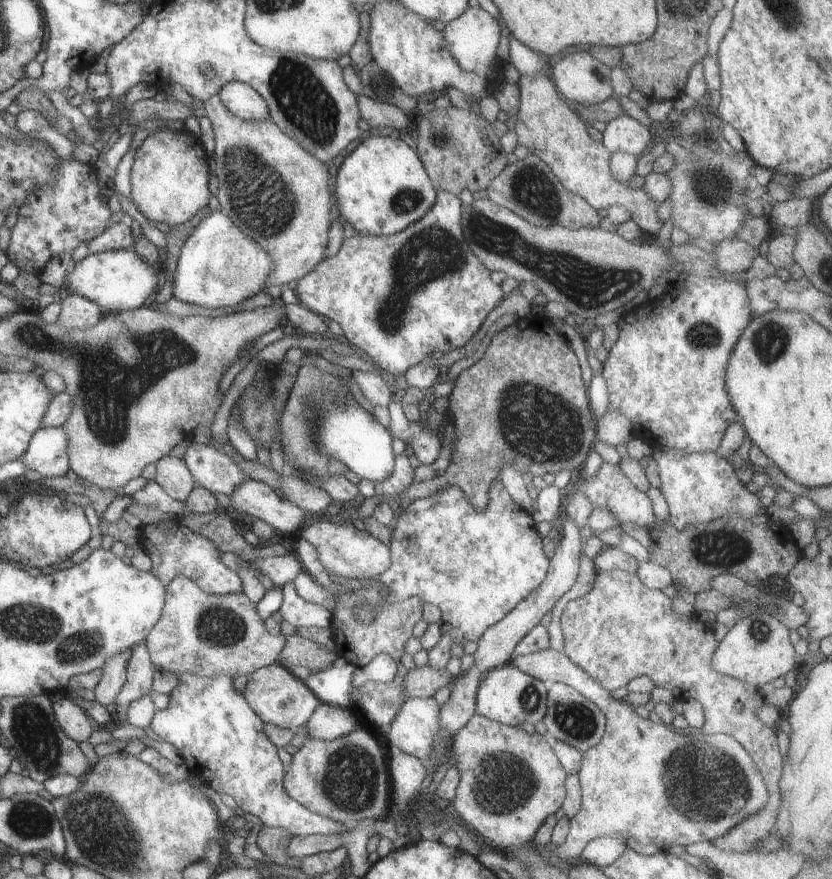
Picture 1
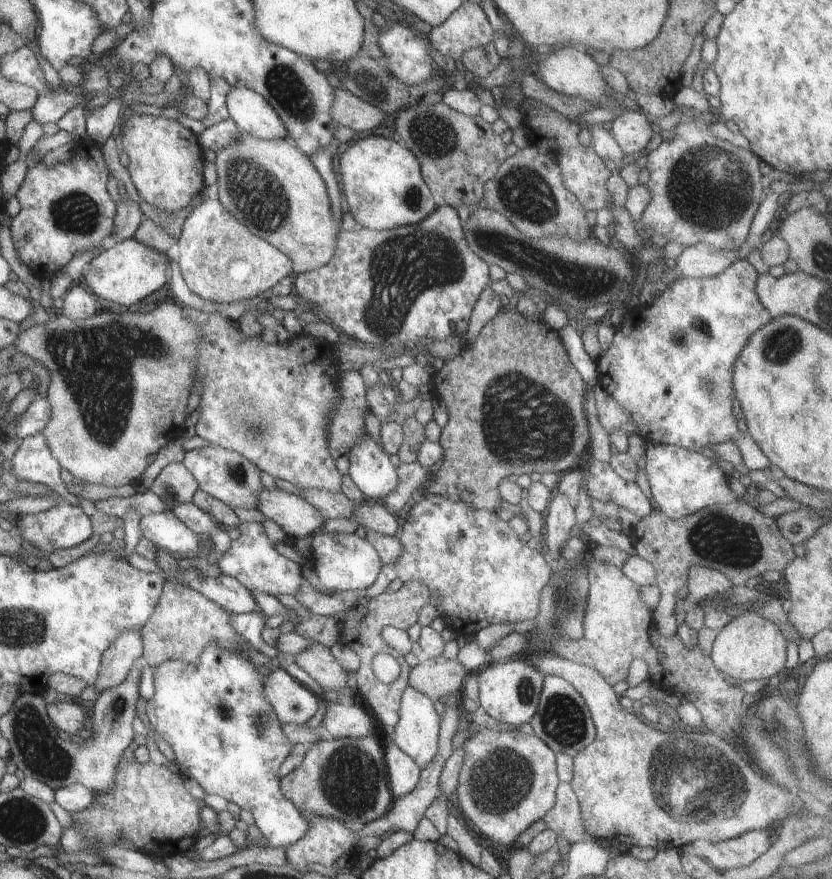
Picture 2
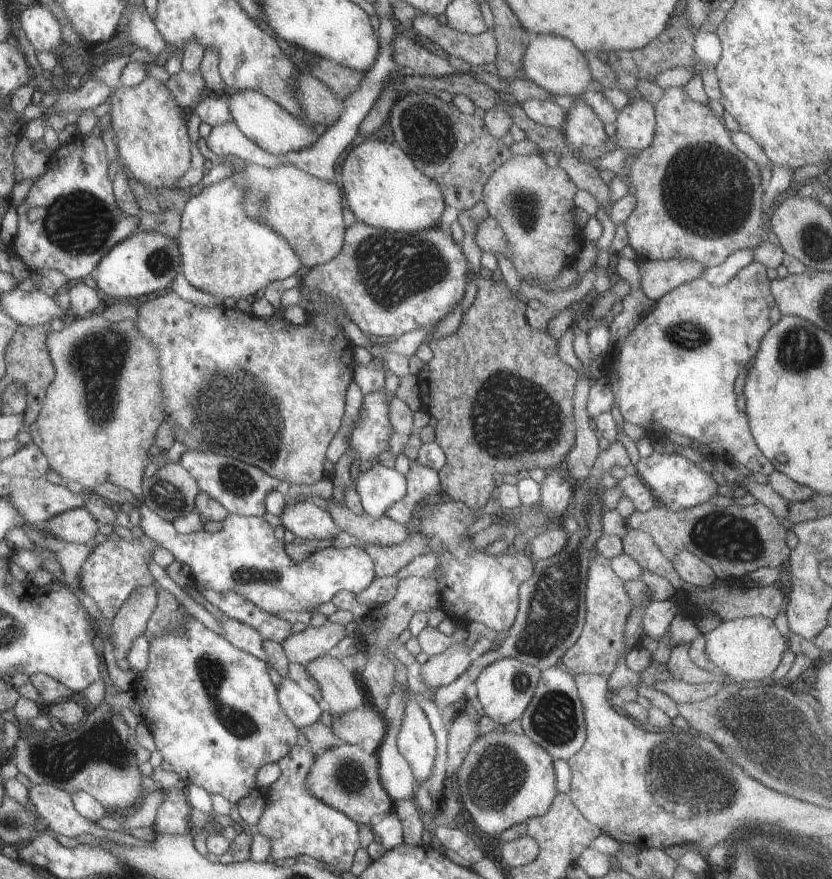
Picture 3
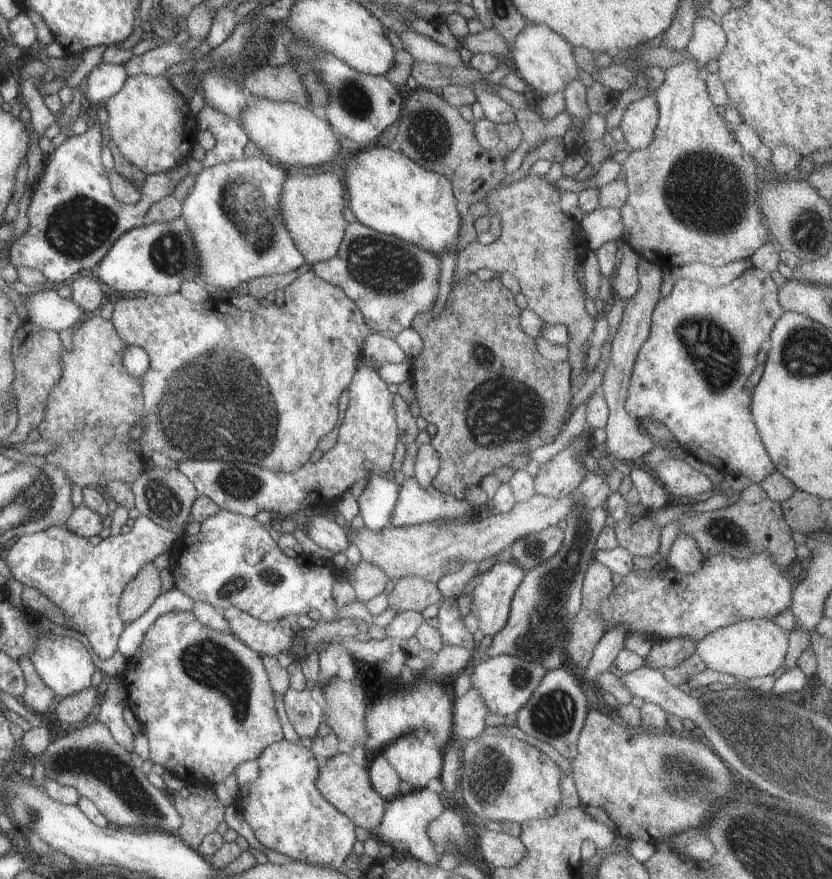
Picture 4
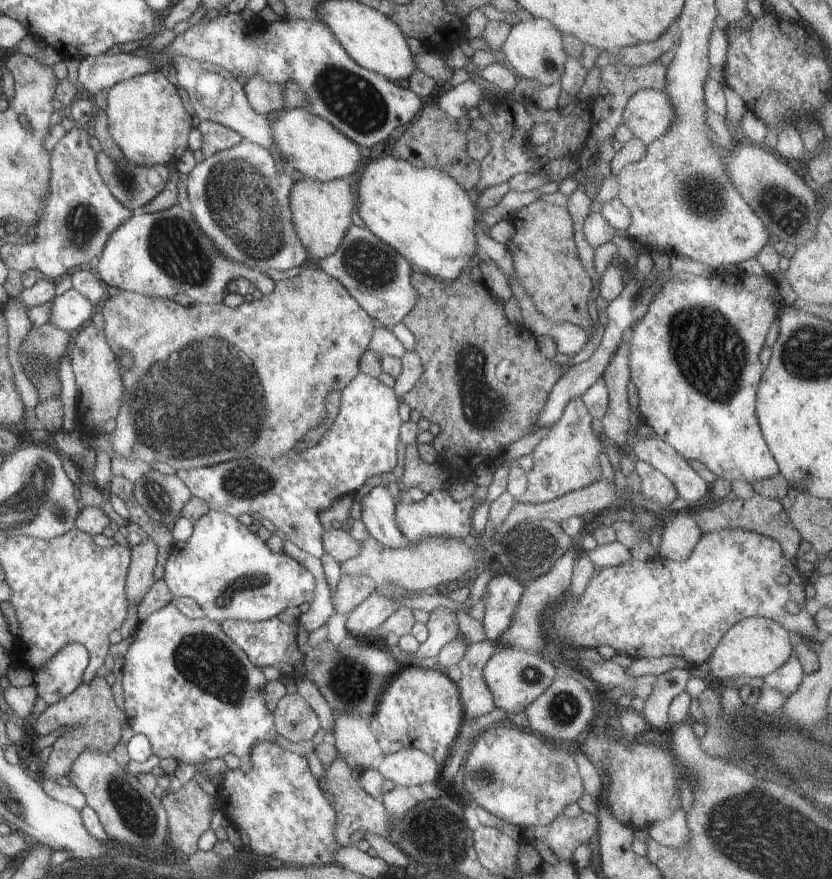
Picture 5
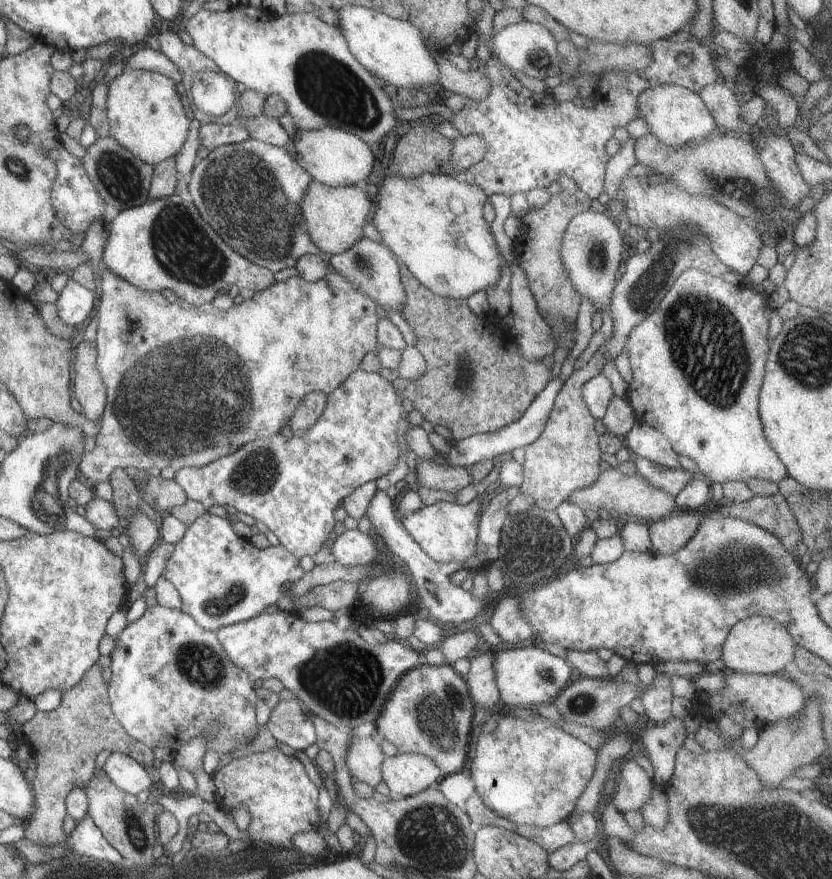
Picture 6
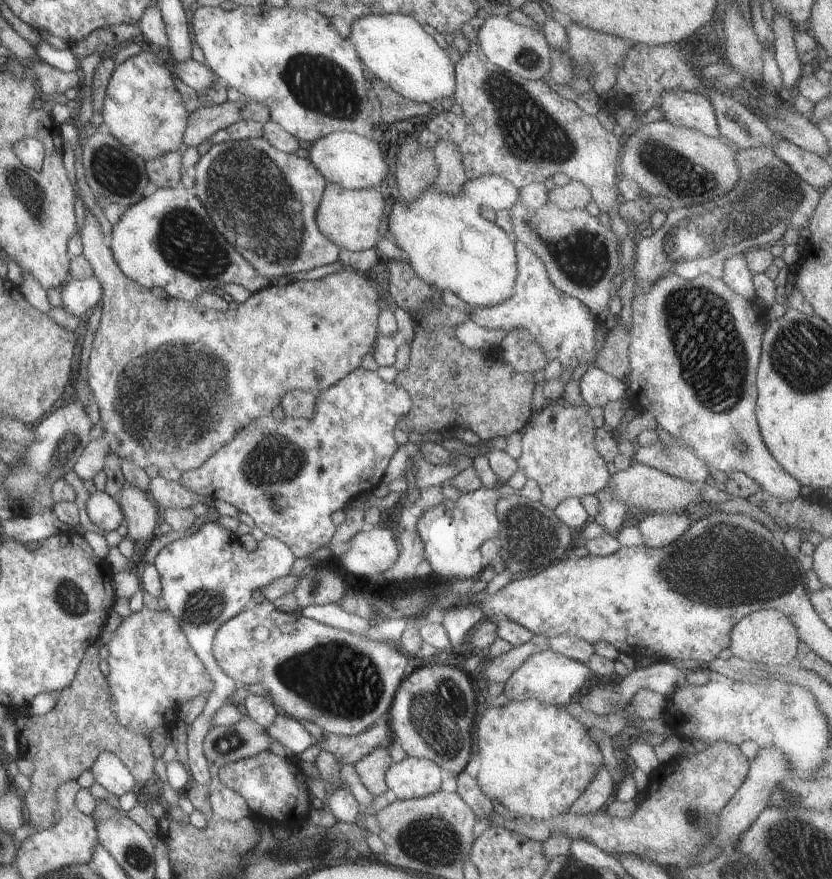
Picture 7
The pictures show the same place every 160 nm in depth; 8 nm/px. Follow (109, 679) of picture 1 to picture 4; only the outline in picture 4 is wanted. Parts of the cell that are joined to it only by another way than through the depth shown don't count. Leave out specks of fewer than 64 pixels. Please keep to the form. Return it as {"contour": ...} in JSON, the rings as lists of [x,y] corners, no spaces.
{"contour":[[[154,562],[142,566],[142,570],[124,586],[120,596],[120,618],[132,623],[145,614],[150,606],[162,595],[160,570]]]}

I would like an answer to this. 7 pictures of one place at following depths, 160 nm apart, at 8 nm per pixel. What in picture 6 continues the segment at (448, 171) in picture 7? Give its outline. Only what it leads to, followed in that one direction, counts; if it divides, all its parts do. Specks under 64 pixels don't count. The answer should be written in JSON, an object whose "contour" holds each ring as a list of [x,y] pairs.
{"contour":[[[470,135],[452,140],[452,174],[455,177],[466,169],[475,166],[486,154],[486,142],[476,136]]]}

